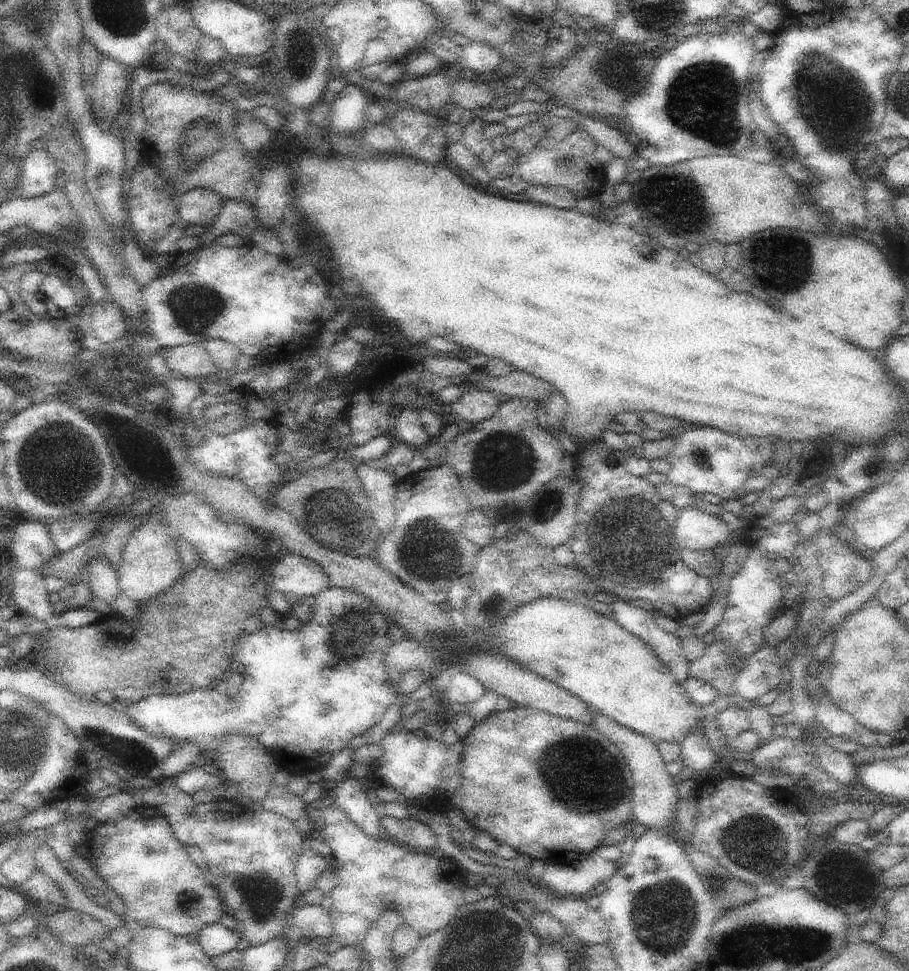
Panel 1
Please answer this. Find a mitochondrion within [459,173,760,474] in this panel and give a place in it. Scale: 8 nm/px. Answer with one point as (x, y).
(701, 458)

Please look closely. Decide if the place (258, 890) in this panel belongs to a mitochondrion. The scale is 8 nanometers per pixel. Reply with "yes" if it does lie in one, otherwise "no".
yes

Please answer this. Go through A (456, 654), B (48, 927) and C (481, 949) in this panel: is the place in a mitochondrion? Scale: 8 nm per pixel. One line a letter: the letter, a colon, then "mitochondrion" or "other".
A: other
B: other
C: mitochondrion

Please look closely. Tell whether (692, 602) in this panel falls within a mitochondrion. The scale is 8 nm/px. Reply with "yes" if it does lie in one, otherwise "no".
no

